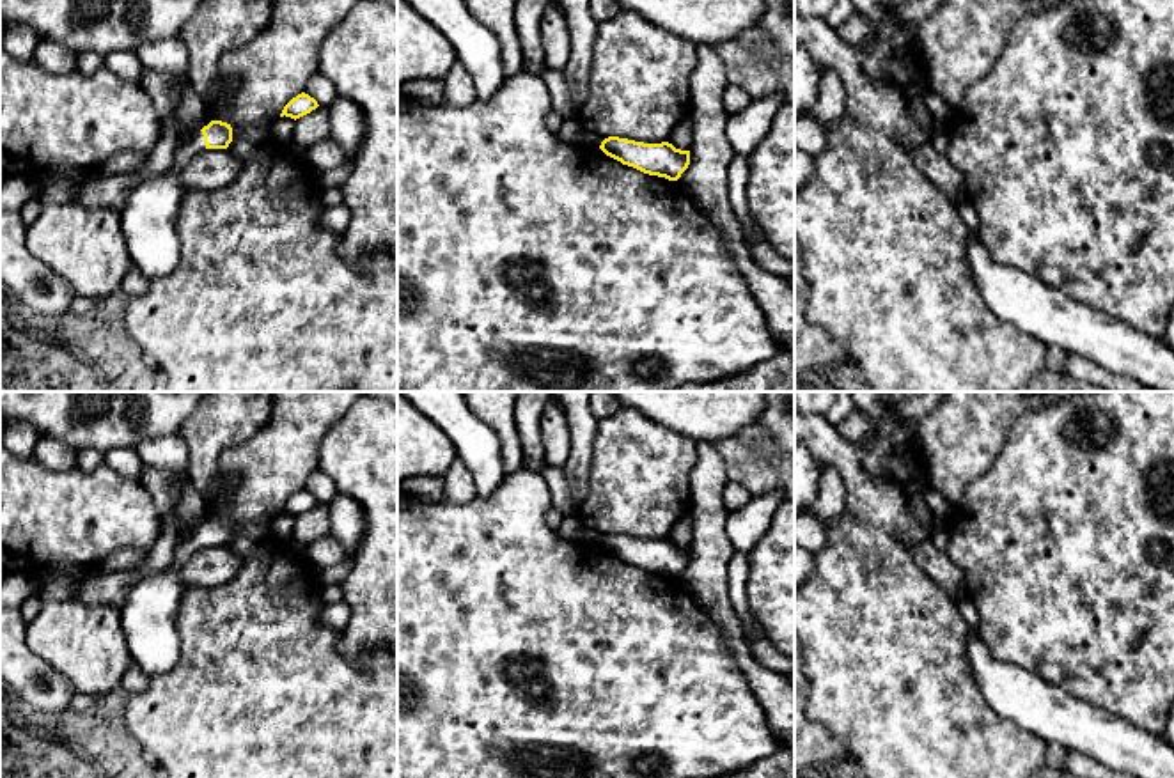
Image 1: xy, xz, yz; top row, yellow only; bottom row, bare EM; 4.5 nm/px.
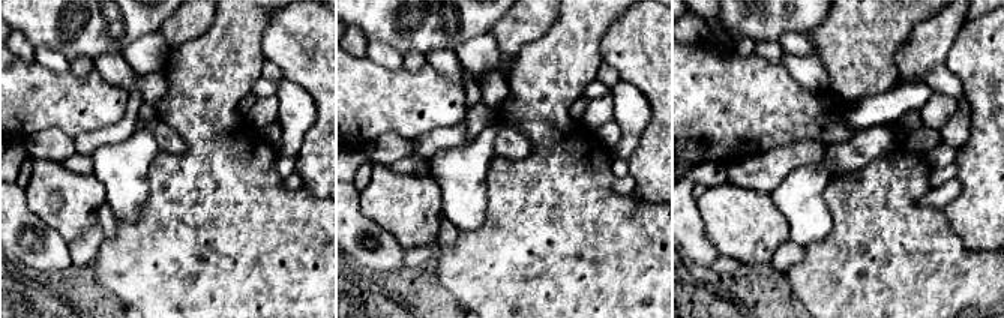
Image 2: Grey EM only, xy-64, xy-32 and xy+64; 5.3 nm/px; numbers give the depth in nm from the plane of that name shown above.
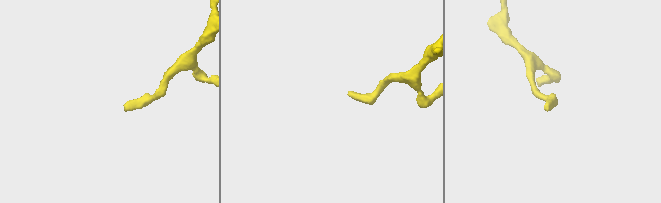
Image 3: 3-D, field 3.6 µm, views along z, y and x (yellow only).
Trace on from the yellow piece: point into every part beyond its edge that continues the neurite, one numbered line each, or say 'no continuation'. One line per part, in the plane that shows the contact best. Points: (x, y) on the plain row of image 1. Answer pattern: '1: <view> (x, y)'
1: xy (149, 612)

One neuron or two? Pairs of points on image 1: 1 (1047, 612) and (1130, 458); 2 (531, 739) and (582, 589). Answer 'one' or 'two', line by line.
1: one
2: one

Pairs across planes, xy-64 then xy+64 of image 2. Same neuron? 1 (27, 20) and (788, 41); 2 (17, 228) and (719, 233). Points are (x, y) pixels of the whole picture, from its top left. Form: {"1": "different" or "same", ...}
{"1": "different", "2": "different"}

